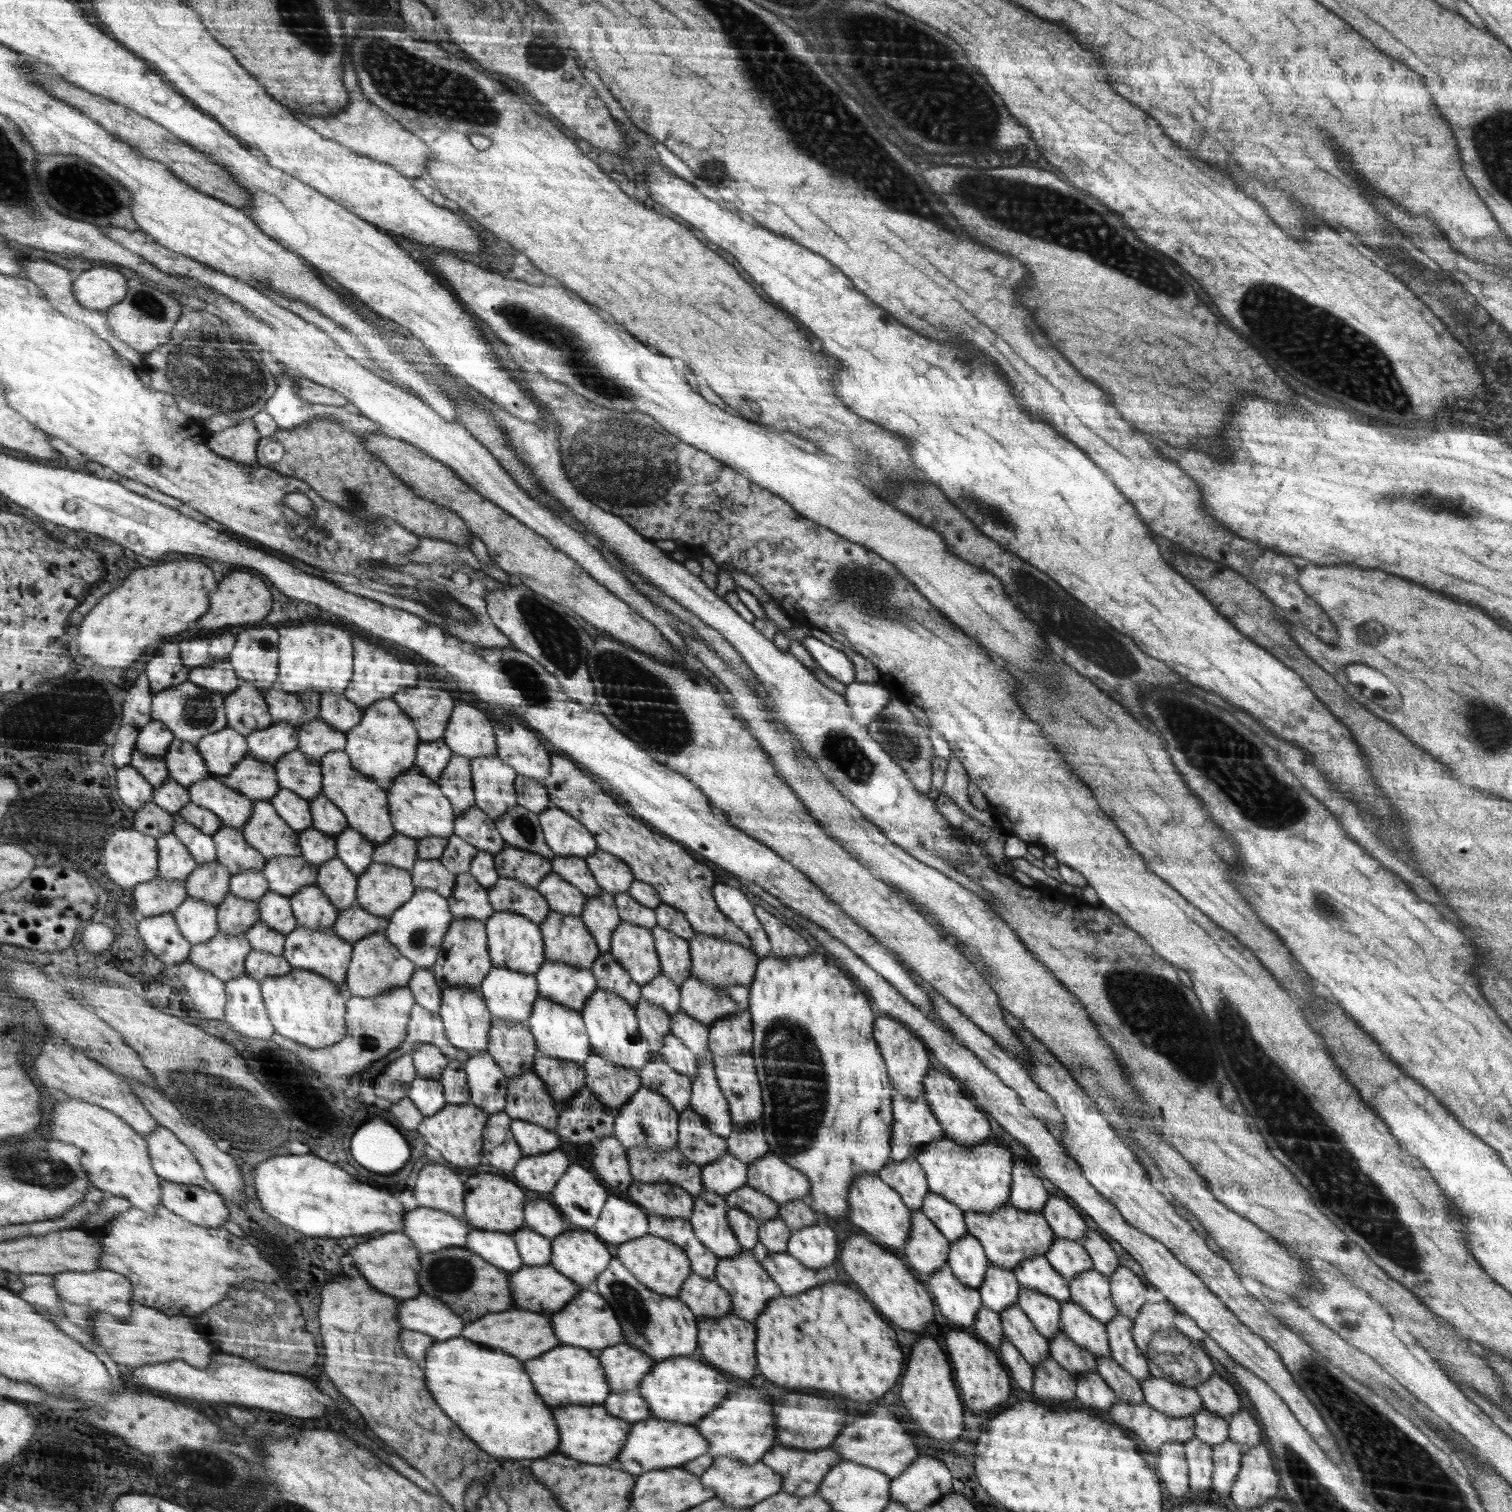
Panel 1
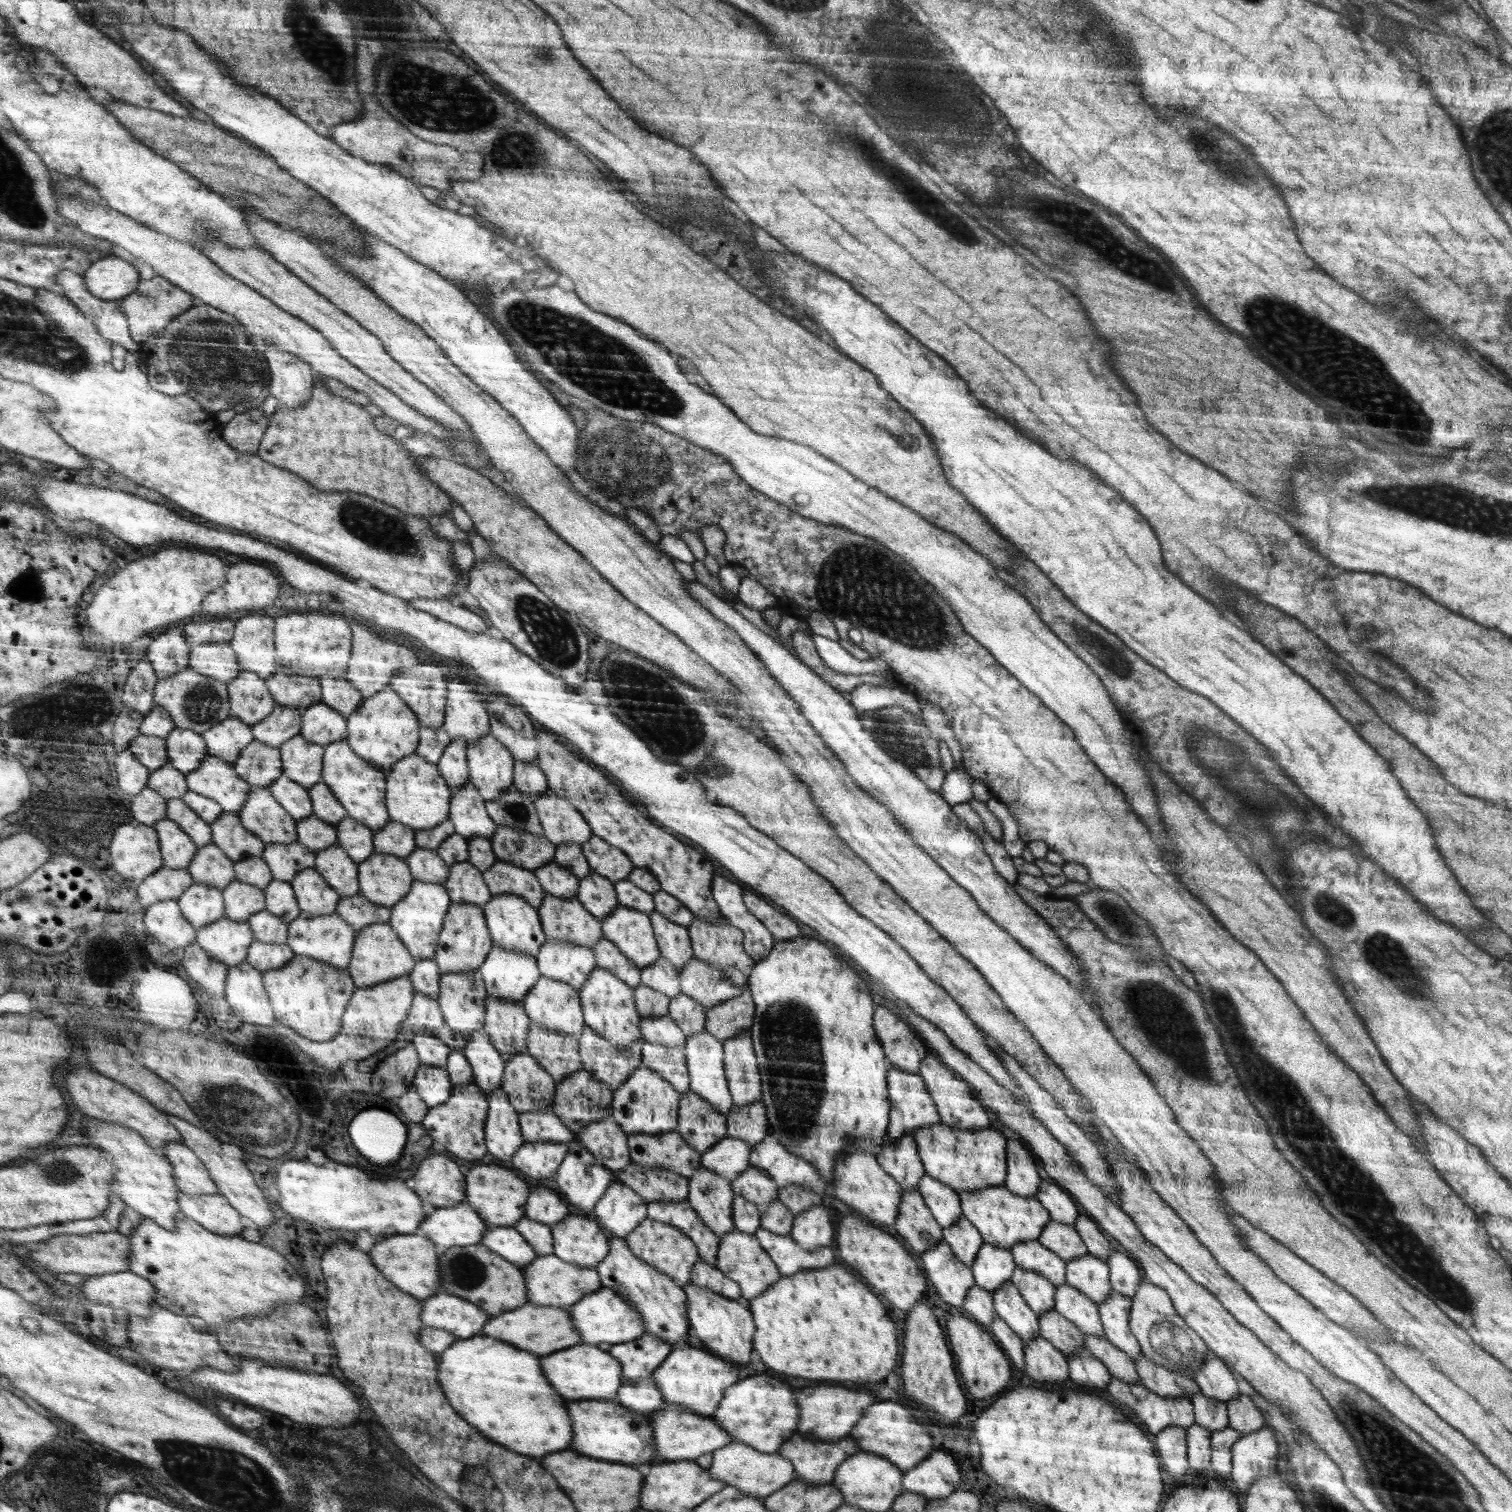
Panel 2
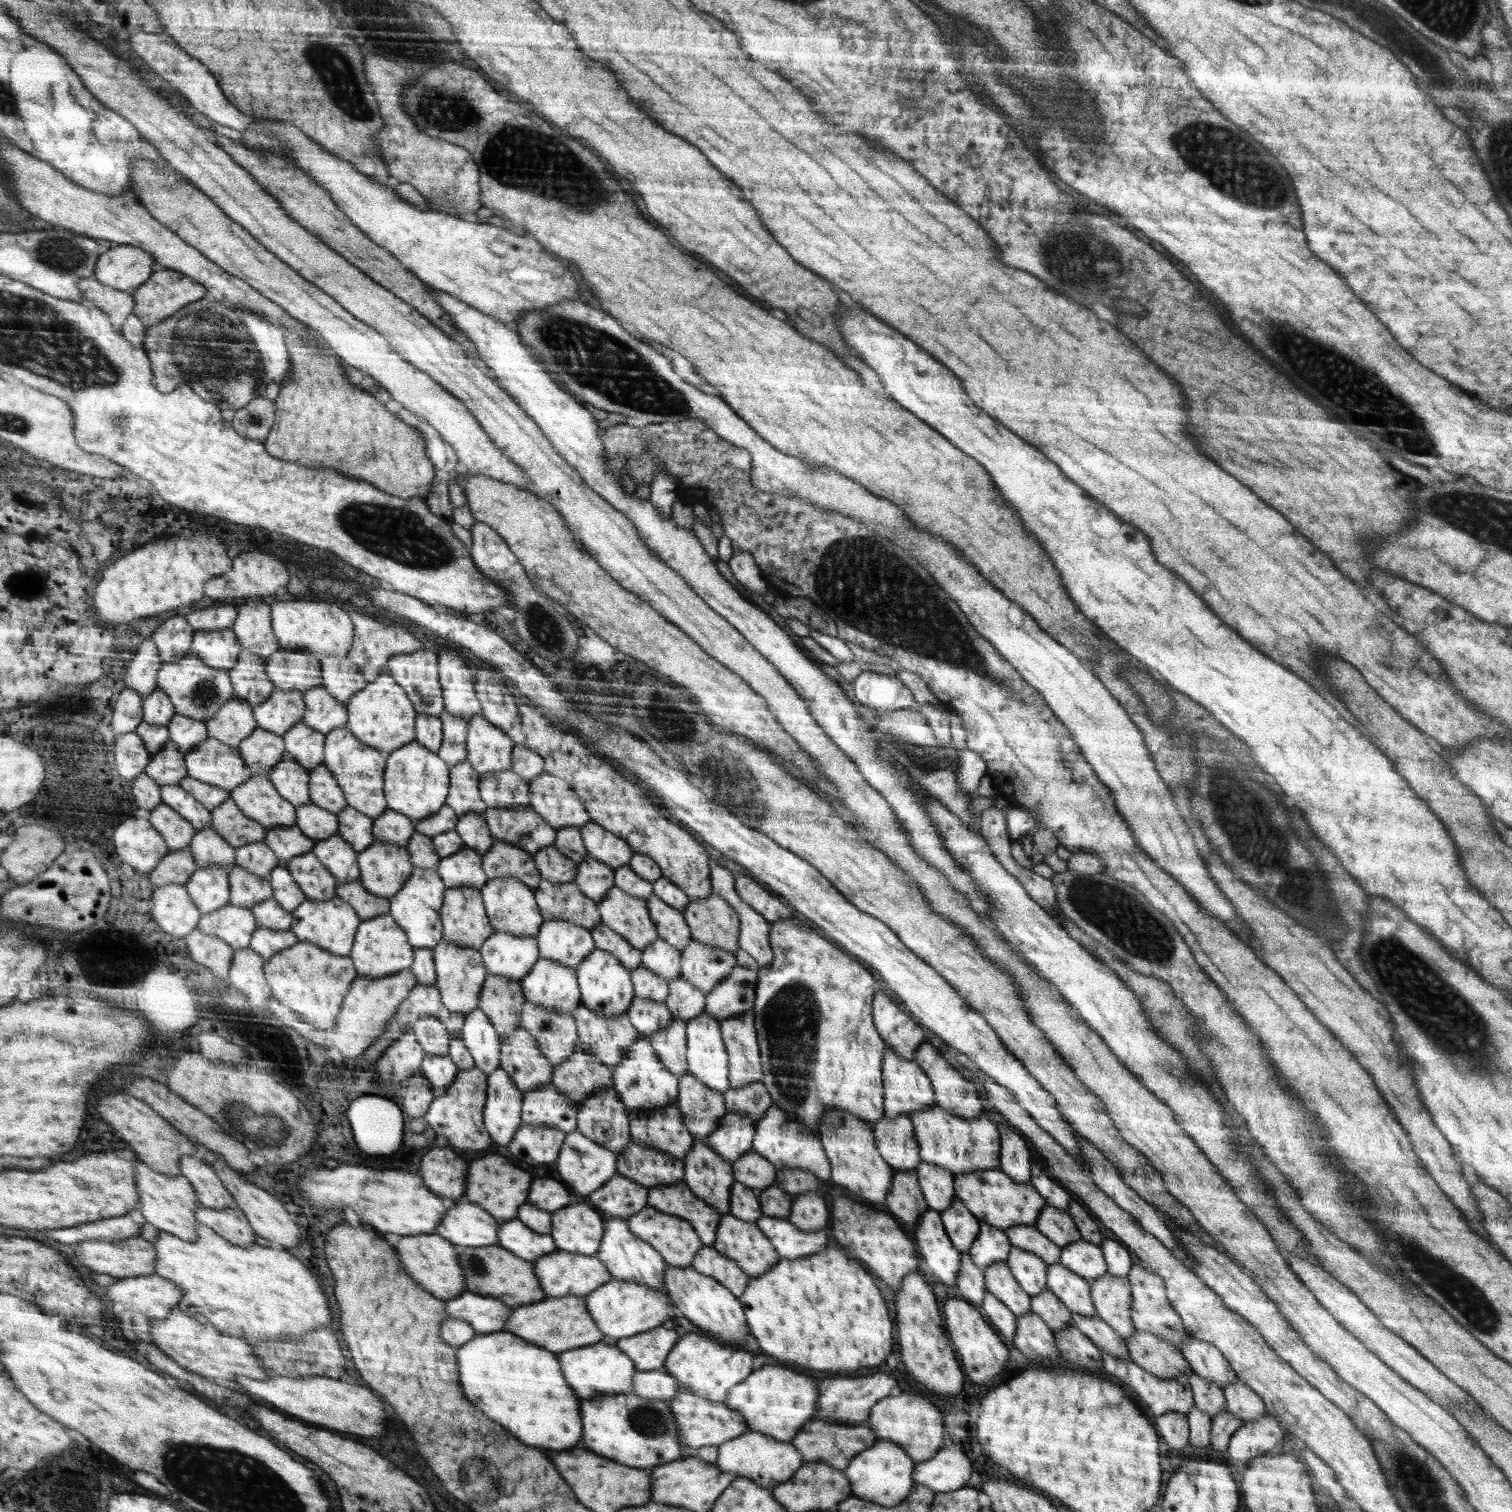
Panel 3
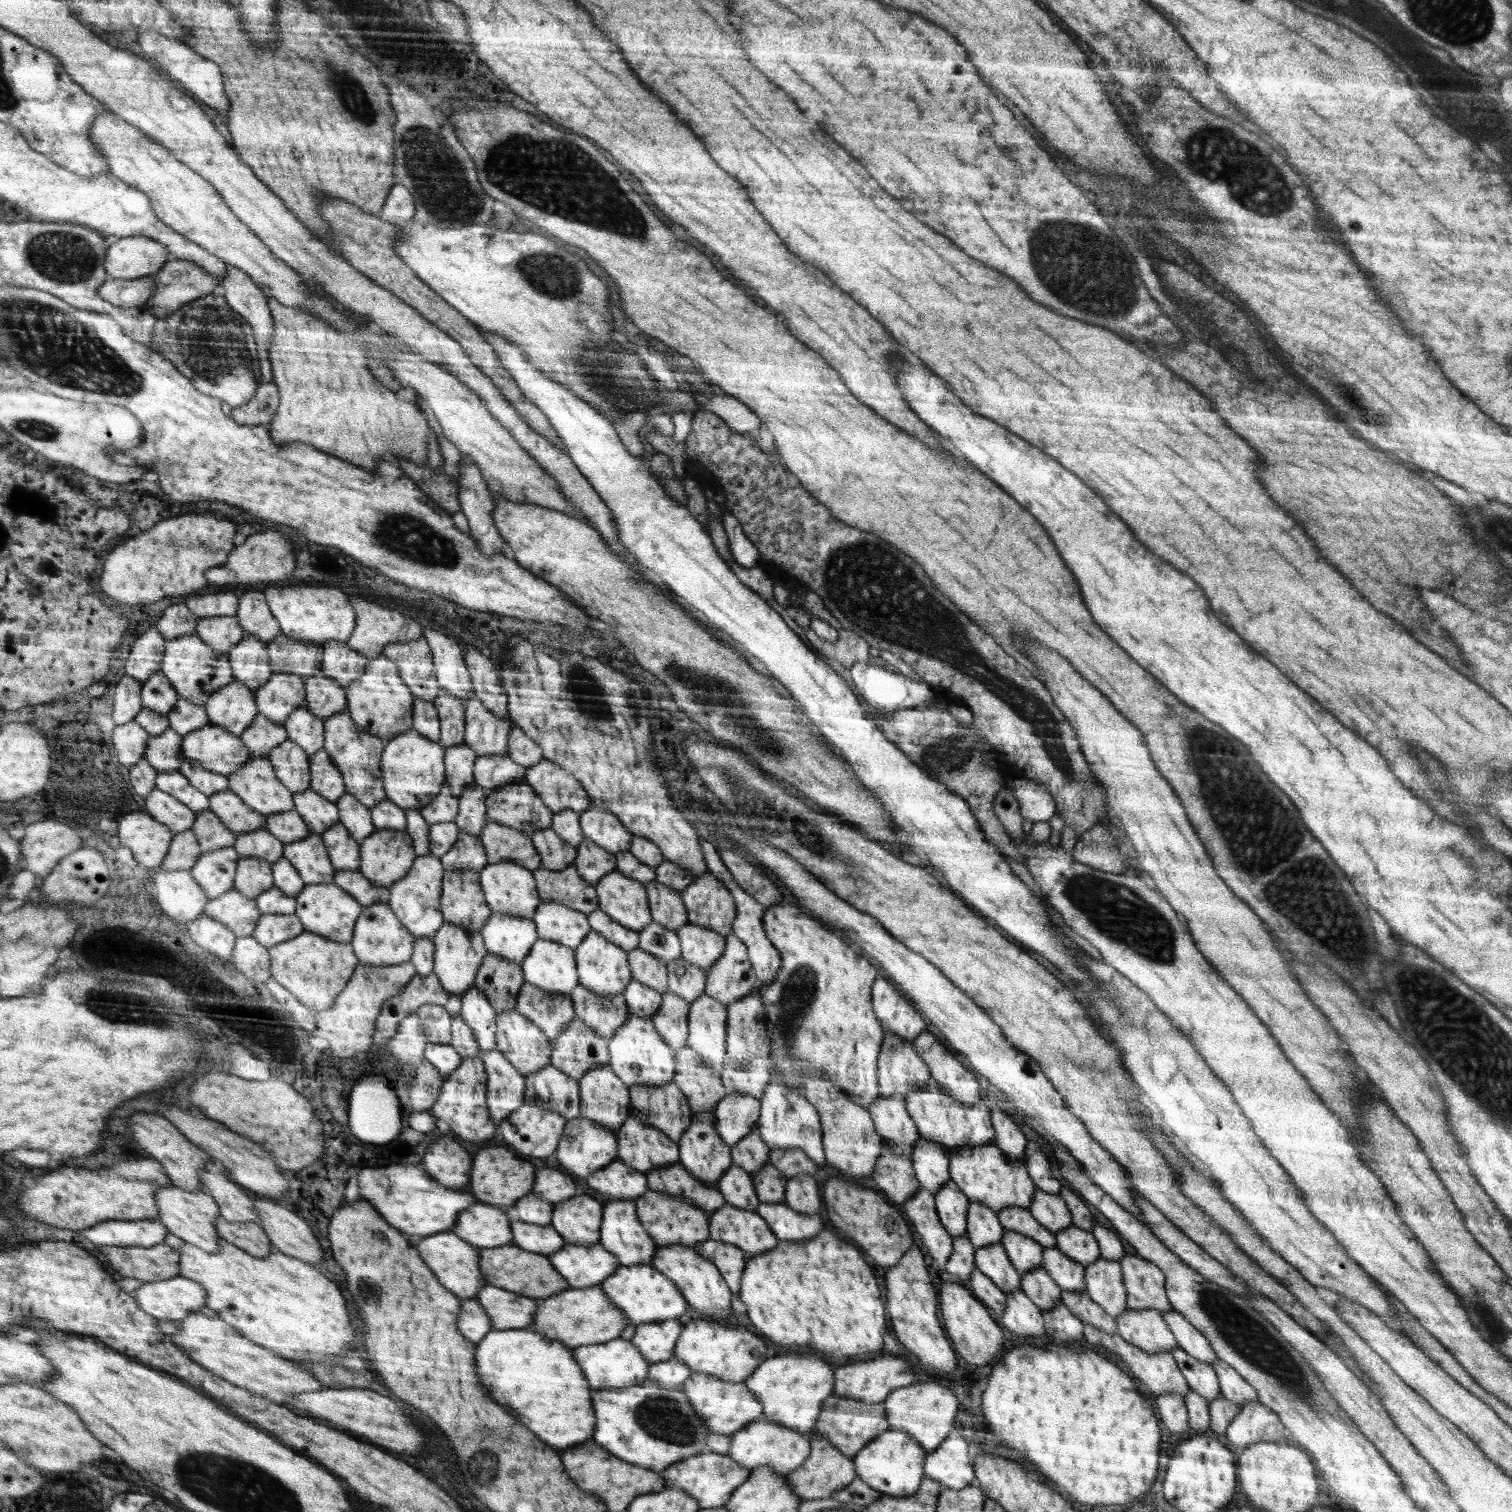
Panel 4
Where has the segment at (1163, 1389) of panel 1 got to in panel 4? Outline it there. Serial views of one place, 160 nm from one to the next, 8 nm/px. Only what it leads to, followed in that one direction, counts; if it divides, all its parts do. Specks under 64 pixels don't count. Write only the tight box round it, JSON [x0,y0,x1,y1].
[1116,1310,1177,1354]

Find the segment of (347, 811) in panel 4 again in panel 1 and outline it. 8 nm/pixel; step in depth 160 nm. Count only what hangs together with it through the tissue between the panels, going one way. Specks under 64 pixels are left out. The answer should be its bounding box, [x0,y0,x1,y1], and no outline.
[335,826,375,876]

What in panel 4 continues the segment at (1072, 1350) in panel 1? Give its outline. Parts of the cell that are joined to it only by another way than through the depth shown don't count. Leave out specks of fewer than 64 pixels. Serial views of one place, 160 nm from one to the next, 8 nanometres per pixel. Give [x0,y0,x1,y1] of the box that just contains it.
[1021,1266,1062,1312]

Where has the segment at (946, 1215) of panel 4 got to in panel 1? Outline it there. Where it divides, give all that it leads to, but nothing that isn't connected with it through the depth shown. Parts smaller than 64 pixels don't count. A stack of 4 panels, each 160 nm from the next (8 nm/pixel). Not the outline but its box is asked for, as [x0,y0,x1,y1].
[947,1232,989,1290]

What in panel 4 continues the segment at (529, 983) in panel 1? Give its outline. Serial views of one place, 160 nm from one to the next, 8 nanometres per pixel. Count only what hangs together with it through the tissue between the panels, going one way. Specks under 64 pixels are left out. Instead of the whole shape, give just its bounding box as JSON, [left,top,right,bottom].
[482,913,538,966]

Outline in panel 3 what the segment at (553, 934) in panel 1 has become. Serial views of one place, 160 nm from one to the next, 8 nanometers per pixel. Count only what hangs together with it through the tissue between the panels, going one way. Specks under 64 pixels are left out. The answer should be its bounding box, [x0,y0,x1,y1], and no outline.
[535,880,602,930]

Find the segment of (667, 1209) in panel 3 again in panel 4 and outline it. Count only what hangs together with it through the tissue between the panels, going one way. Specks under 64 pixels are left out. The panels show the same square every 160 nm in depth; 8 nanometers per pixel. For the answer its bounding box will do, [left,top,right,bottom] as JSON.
[647,1162,726,1218]

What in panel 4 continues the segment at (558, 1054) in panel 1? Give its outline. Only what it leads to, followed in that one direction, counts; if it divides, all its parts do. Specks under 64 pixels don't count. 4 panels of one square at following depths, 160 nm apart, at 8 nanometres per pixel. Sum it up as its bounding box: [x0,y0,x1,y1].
[522,938,579,995]

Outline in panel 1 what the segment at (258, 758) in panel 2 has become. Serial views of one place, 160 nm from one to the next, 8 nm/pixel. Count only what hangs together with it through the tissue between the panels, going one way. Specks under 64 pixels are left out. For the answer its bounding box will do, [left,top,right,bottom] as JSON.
[220,755,282,801]

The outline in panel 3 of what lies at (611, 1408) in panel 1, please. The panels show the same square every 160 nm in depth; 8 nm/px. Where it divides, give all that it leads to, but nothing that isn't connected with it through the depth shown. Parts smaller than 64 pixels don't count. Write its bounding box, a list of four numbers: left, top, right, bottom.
[632,1369,677,1401]

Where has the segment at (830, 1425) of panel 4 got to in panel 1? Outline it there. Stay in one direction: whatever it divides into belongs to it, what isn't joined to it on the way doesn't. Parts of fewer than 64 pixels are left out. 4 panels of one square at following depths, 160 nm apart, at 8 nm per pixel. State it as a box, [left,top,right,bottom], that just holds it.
[762,1444,841,1497]

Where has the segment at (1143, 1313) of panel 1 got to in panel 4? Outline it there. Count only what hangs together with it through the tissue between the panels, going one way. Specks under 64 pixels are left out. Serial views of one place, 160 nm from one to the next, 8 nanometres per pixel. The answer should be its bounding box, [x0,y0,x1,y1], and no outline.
[1119,1253,1173,1315]

